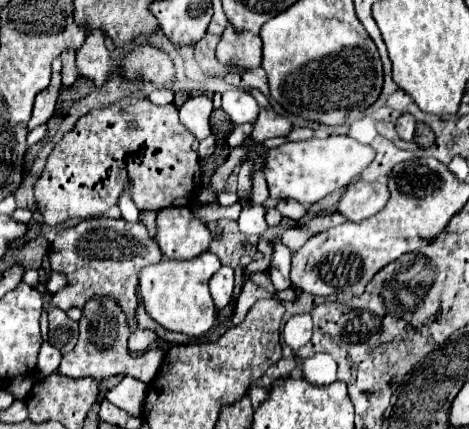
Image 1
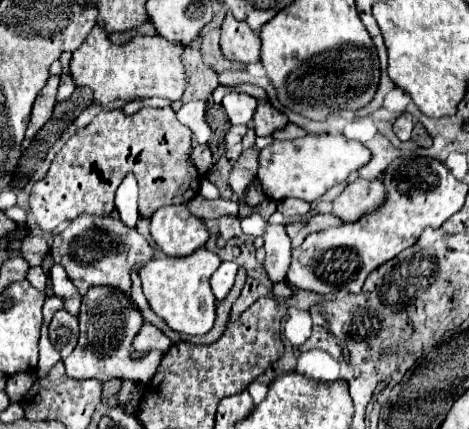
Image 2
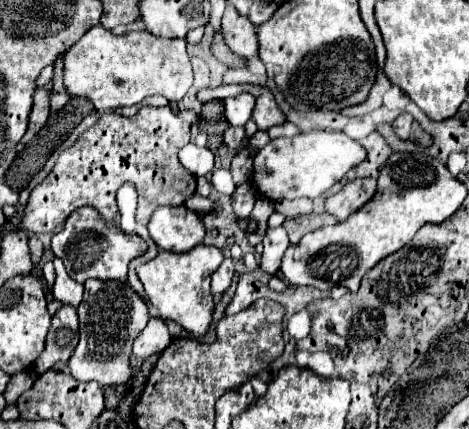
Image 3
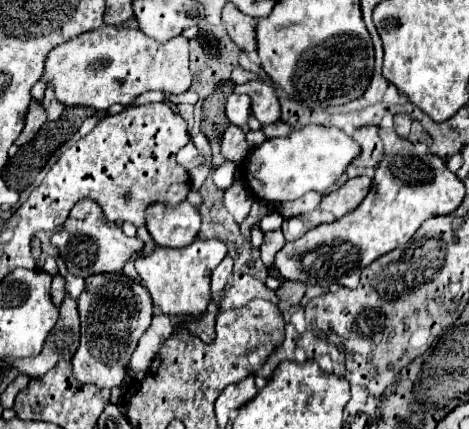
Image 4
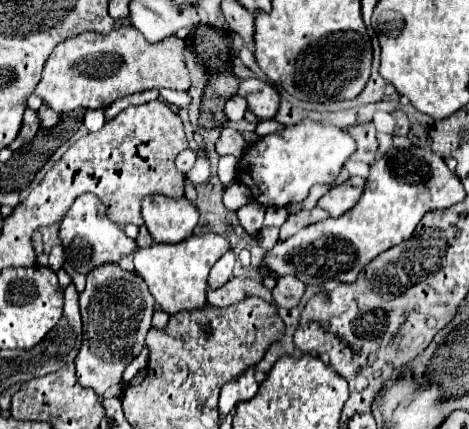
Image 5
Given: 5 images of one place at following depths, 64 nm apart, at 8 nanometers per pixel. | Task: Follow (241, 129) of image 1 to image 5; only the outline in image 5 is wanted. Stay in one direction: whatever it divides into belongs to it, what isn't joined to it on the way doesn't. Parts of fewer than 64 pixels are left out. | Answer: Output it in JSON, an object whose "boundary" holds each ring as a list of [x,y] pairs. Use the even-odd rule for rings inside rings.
{"boundary":[[[222,128],[214,148],[216,148],[216,152],[220,156],[222,154],[232,154],[236,158],[242,158],[242,154],[248,148],[248,142],[242,138],[242,134],[238,130],[234,130],[234,128]]]}

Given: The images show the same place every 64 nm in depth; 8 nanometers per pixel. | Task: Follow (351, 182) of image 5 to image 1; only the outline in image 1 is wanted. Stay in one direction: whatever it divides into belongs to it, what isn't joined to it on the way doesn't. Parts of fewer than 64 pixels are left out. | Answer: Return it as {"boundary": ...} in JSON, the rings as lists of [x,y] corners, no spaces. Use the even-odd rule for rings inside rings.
{"boundary":[[[358,180],[344,190],[344,194],[336,206],[336,212],[344,214],[350,222],[360,222],[360,220],[380,212],[386,206],[388,196],[390,196],[390,192],[388,192],[386,182]]]}

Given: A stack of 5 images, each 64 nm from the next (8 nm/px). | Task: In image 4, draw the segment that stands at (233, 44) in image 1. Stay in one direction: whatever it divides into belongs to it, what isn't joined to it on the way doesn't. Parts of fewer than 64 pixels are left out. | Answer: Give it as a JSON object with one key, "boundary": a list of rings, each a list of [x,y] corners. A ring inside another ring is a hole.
{"boundary":[[[226,2],[222,10],[222,22],[226,24],[230,38],[242,50],[250,52],[256,48],[256,38],[254,38],[256,20],[252,20],[252,16],[244,16],[244,12],[240,12],[232,2]]]}

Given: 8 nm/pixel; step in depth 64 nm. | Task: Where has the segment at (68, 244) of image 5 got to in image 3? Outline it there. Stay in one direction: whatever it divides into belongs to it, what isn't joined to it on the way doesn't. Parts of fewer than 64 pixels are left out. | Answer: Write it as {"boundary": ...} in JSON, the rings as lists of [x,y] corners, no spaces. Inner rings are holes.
{"boundary":[[[78,208],[76,212],[72,212],[62,228],[62,232],[52,236],[52,252],[54,256],[58,256],[68,274],[84,284],[84,280],[88,278],[100,278],[100,280],[126,280],[126,272],[128,272],[128,264],[132,258],[144,254],[142,252],[142,242],[138,242],[132,236],[126,234],[112,234],[106,226],[106,222],[100,218],[100,214],[96,212],[96,208]]]}

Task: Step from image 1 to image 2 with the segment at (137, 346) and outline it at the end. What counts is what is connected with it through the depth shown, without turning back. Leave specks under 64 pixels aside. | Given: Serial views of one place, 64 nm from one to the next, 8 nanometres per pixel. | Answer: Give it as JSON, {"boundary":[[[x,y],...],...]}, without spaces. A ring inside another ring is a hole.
{"boundary":[[[146,322],[140,328],[140,332],[136,334],[136,338],[132,342],[132,348],[136,352],[150,352],[150,350],[166,352],[170,346],[172,346],[170,338],[162,330],[158,330],[154,324],[150,324],[150,322]]]}

